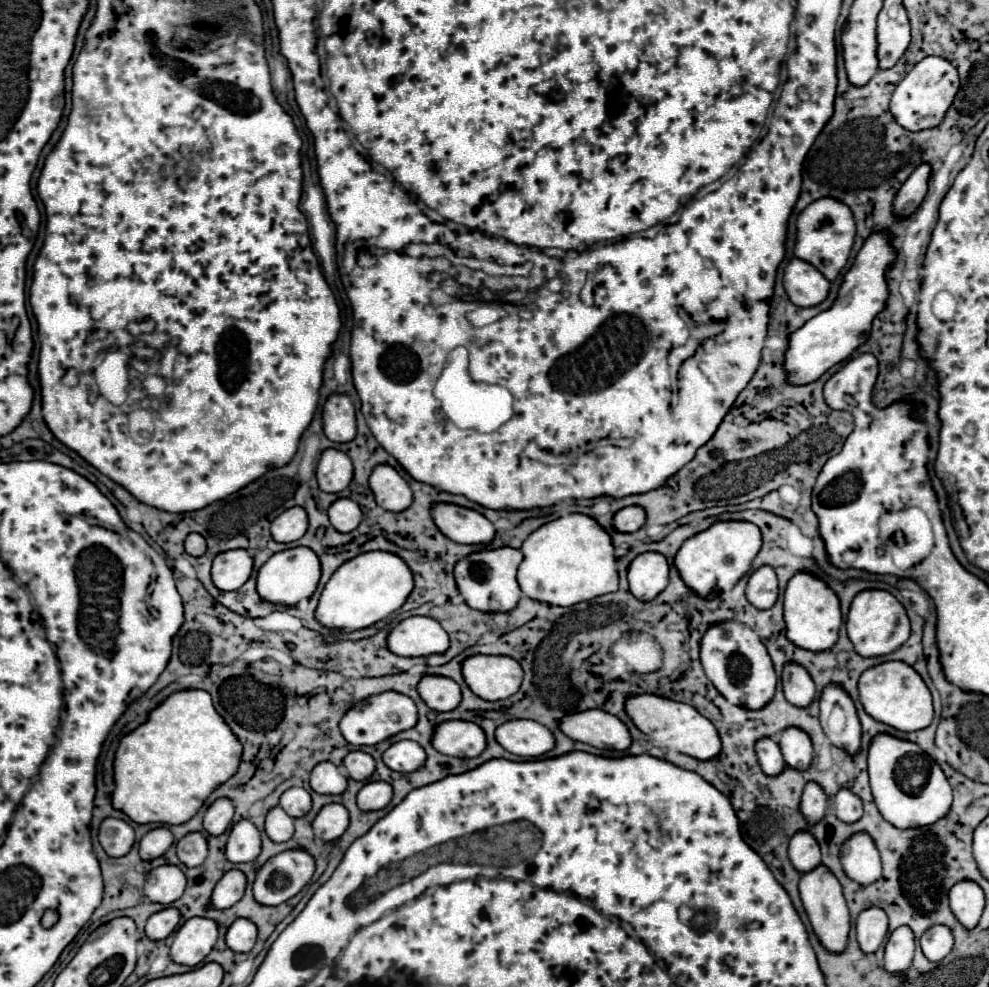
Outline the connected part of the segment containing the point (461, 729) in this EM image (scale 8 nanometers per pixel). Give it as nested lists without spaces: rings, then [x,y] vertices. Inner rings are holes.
[[[464,720],[440,722],[432,732],[432,746],[440,754],[474,758],[486,748],[486,736],[480,726]]]

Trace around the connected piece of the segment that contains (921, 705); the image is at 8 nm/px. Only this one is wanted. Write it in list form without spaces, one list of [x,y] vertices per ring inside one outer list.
[[[888,660],[888,662],[876,664],[860,676],[858,686],[860,686],[860,702],[864,710],[872,718],[888,726],[894,726],[896,730],[912,732],[912,730],[926,728],[932,722],[932,716],[934,716],[932,694],[924,684],[924,680],[920,678],[920,674],[906,662]]]

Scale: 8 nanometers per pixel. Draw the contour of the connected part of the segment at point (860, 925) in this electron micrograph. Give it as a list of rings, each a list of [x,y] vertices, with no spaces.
[[[870,906],[862,910],[856,918],[856,936],[858,944],[866,954],[872,954],[878,950],[878,946],[884,942],[888,934],[888,916],[882,908]]]

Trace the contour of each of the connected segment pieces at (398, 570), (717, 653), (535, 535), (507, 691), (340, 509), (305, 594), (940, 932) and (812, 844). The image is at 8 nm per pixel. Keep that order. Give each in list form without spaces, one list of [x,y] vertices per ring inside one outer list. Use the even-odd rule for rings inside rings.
[[[364,552],[344,562],[322,590],[316,618],[328,628],[360,630],[398,610],[414,588],[414,578],[404,560],[392,552]]]
[[[728,620],[710,626],[700,638],[700,662],[708,680],[732,704],[758,710],[774,696],[776,672],[772,668],[766,646],[758,638],[758,634],[742,622]]]
[[[586,514],[560,516],[534,530],[522,544],[524,560],[518,568],[522,594],[546,604],[572,606],[618,590],[618,570],[610,534]]]
[[[474,654],[462,662],[462,676],[476,696],[484,700],[504,700],[518,692],[522,666],[510,656]]]
[[[338,498],[328,508],[328,518],[338,532],[352,532],[362,522],[362,510],[352,498]]]
[[[296,546],[282,552],[276,552],[258,572],[258,584],[256,590],[264,600],[270,600],[274,604],[284,606],[296,606],[302,598],[310,598],[318,586],[320,580],[320,560],[316,552],[312,552],[308,546]]]
[[[936,924],[936,926],[930,926],[922,938],[920,938],[920,946],[922,946],[922,952],[926,954],[926,958],[930,960],[936,960],[940,962],[950,950],[952,950],[952,944],[954,944],[954,936],[952,936],[952,930],[944,924]]]
[[[800,830],[790,840],[788,856],[798,872],[810,872],[820,864],[820,846],[808,830]]]

